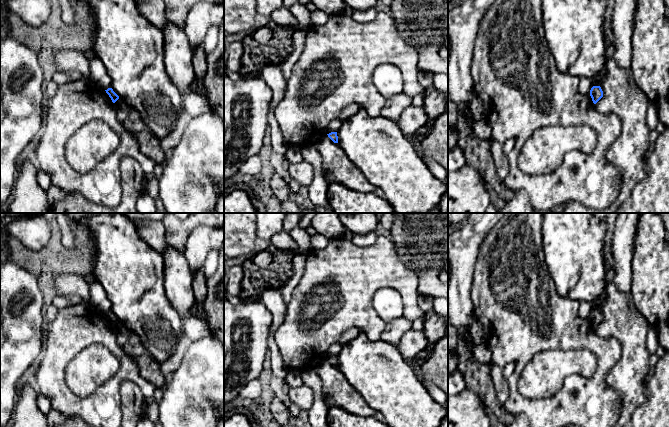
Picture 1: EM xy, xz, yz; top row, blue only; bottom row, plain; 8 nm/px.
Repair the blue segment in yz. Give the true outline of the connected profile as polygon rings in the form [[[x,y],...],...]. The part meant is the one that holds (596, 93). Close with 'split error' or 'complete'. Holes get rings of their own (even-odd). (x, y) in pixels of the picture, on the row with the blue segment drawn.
[[[593,86],[590,90],[590,96],[594,104],[596,104],[602,97],[603,91],[600,86]]] | complete

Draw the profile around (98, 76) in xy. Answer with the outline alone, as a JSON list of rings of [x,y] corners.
[[[97,57],[88,59],[88,63],[90,70],[89,80],[103,90],[112,88],[112,80],[108,75],[103,62]]]

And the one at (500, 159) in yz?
[[[491,138],[490,146],[497,173],[502,180],[505,180],[509,173],[509,162],[507,155],[503,151],[503,143]]]

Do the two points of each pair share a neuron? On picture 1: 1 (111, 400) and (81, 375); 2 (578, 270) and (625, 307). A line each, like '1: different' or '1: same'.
1: different
2: different

